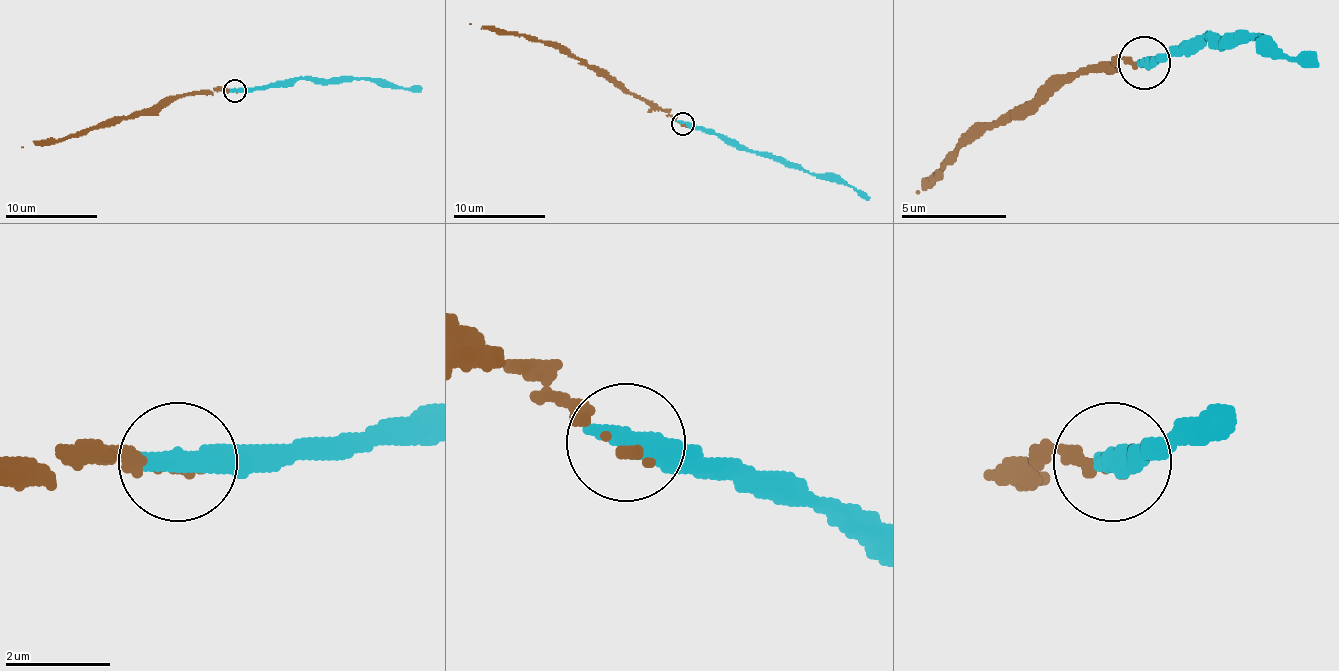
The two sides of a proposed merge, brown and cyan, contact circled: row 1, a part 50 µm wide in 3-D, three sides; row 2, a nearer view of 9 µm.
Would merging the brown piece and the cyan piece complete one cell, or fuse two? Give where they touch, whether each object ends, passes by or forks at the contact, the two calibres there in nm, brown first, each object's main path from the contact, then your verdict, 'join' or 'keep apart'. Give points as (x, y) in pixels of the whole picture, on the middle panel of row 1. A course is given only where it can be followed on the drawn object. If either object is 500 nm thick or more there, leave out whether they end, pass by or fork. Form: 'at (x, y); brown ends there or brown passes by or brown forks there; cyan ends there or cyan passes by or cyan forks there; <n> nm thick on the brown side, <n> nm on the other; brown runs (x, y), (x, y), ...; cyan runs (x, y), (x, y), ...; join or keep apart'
at (682, 123); 170 nm thick on the brown side, 500 nm on the other; brown runs (682, 125), (661, 109), (652, 109), (543, 42), (531, 42), (522, 35), (506, 35), (469, 23); cyan runs (682, 122), (712, 129), (749, 150), (770, 153), (800, 164), (827, 180), (843, 180), (869, 199); join

